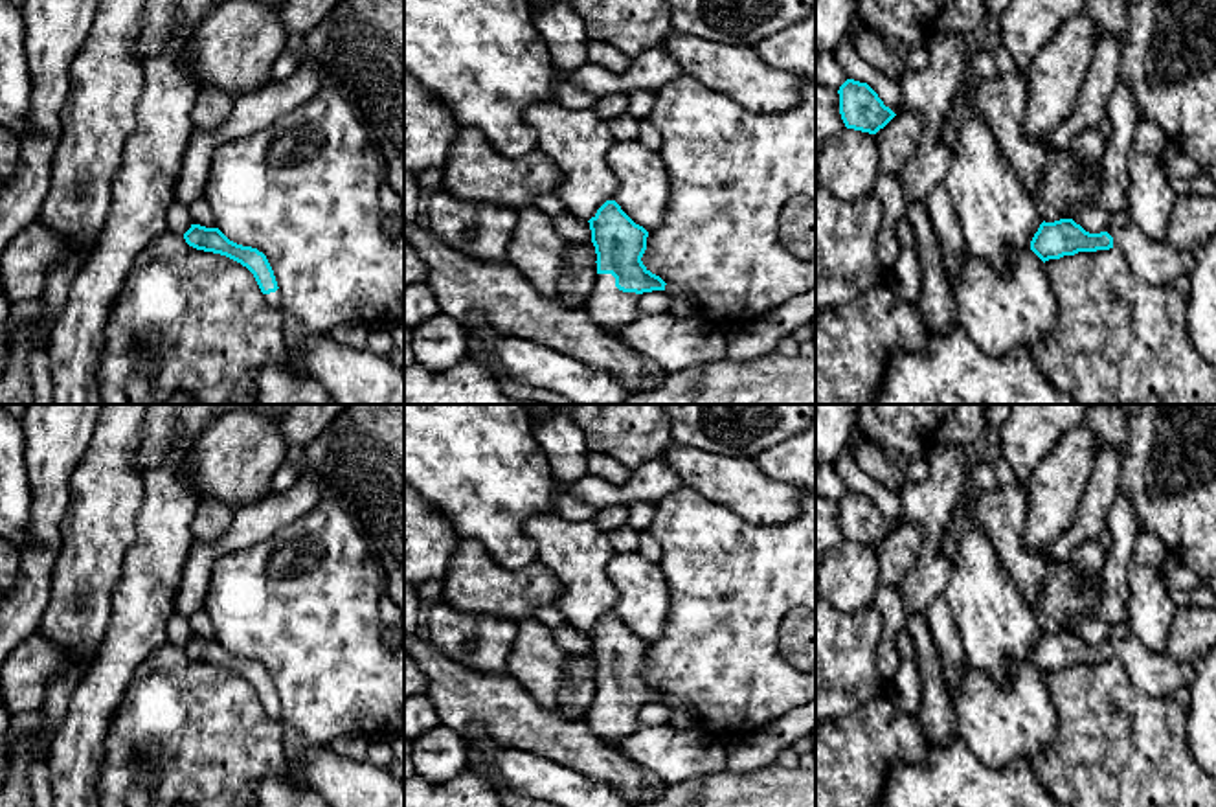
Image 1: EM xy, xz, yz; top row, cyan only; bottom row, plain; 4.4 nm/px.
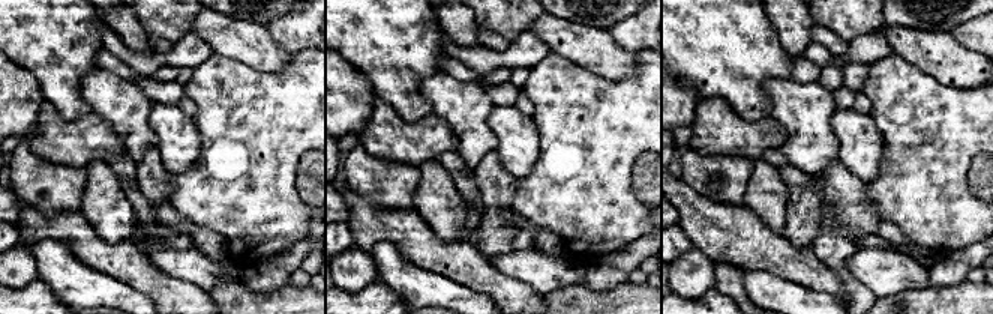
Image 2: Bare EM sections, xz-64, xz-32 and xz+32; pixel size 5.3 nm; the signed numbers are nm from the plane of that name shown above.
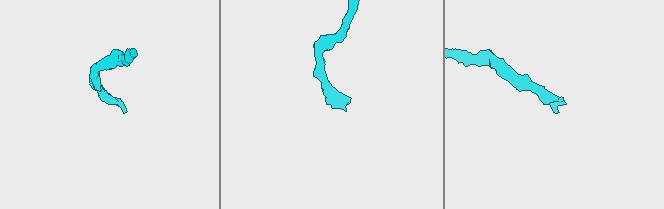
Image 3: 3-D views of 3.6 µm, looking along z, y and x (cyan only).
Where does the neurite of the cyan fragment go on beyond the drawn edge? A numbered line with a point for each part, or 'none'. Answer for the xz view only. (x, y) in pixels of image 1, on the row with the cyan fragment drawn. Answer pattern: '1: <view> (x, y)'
1: xz (612, 309)

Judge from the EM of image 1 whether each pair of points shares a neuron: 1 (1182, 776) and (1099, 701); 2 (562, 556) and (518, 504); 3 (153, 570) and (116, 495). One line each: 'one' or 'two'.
1: one
2: two
3: two

